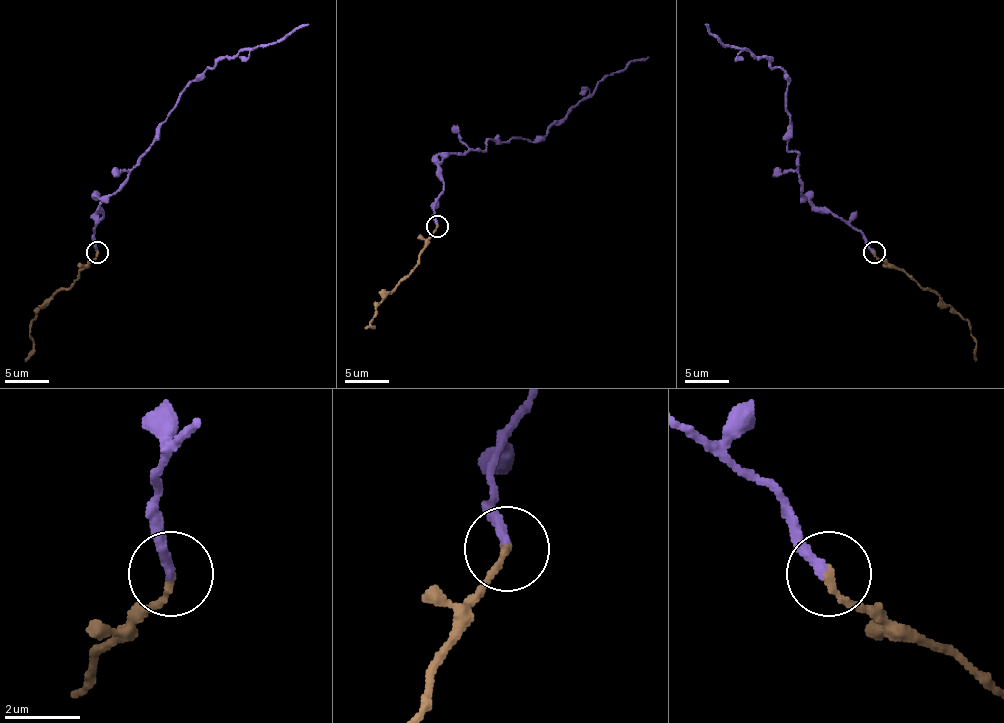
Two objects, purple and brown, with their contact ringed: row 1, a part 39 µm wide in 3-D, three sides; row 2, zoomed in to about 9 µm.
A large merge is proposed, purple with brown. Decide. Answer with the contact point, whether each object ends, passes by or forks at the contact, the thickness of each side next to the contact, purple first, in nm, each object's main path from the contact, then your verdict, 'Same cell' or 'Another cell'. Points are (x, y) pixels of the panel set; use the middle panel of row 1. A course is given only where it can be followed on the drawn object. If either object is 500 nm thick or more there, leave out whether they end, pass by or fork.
Place: (437, 226). At the ring purple ends. At the ring brown ends. Thickness 260 nm (purple) against 200 nm. Course of purple: (438, 224), (433, 211), (442, 191), (444, 157), (482, 151), (489, 140), (540, 140), (602, 80), (649, 57). Course of brown: (438, 226), (420, 262), (375, 311), (371, 320), (373, 329), (364, 326). Same cell

